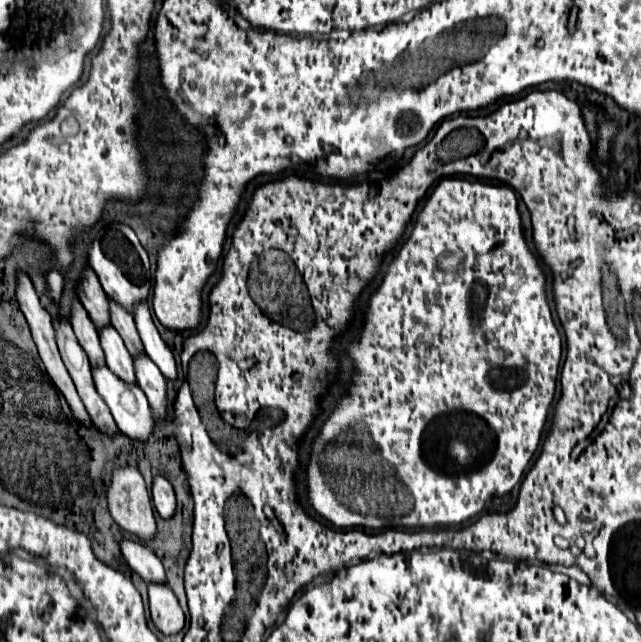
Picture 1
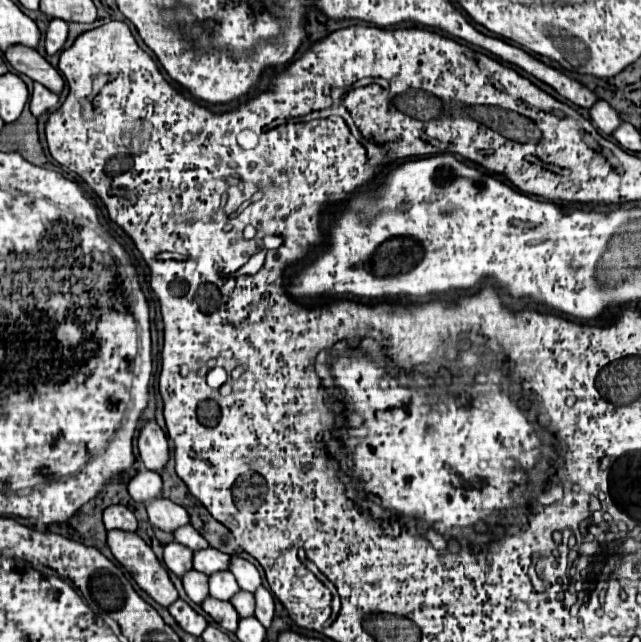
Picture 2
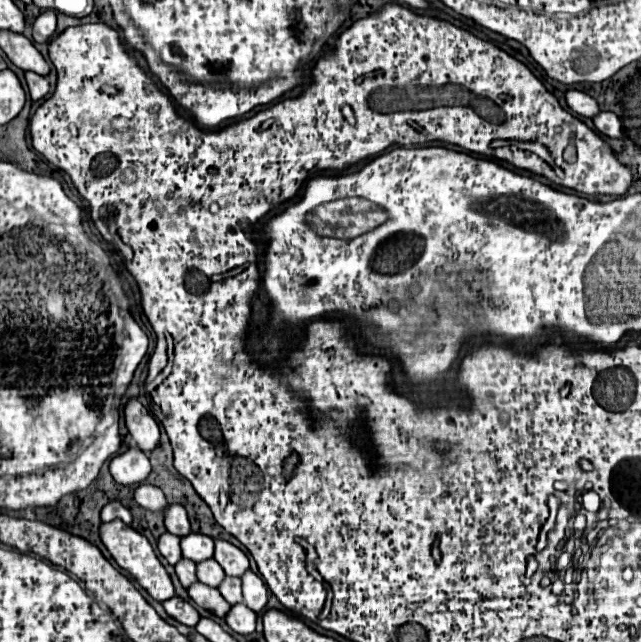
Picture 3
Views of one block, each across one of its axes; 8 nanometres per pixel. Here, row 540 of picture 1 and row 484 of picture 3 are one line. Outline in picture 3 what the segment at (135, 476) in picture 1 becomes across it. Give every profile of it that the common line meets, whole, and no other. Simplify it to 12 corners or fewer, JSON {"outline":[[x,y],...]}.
{"outline":[[140,484],[134,492],[142,508],[166,512],[162,490],[150,484]]}

